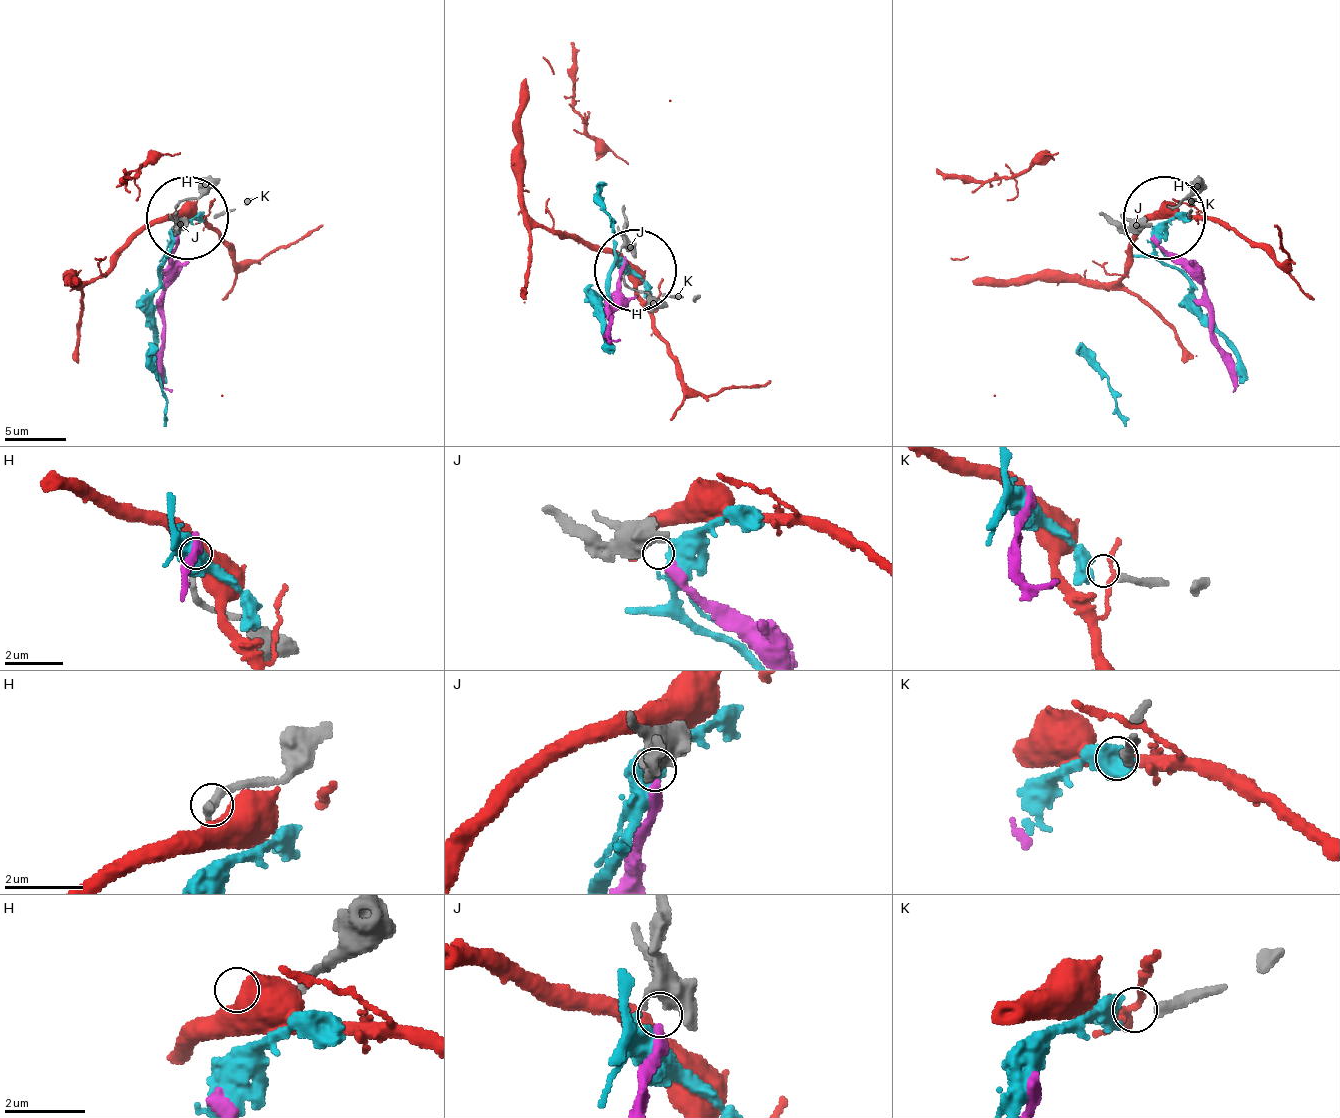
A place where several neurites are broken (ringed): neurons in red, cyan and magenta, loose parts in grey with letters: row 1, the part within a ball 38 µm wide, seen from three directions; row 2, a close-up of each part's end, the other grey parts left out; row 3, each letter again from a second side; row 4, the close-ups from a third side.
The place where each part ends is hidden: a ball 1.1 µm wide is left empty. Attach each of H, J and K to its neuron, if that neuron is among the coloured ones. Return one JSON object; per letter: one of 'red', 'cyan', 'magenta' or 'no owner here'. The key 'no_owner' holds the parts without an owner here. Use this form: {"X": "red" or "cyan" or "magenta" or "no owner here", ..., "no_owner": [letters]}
{"H": "no owner here", "J": "magenta", "K": "cyan", "no_owner": ["H"]}

